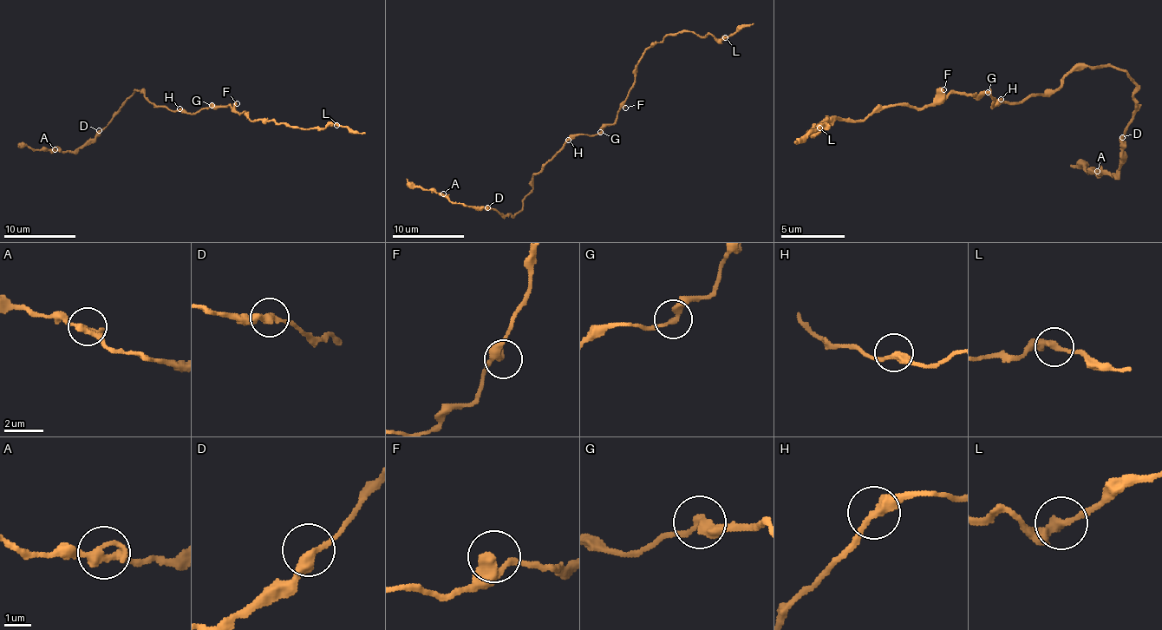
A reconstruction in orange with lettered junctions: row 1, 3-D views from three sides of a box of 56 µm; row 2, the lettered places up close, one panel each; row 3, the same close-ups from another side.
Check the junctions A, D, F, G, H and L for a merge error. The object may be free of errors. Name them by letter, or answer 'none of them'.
none of them

